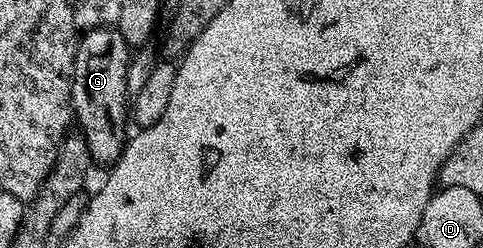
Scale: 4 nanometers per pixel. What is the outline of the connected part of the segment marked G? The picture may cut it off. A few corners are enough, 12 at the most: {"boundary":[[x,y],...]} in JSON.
{"boundary":[[116,28],[78,39],[70,105],[91,163],[128,141],[131,46]]}

